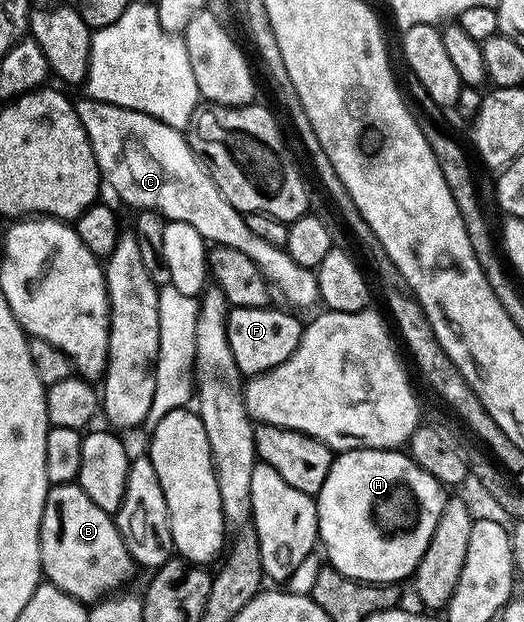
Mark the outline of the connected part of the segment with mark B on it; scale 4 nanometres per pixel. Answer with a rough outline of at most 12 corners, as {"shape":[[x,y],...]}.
{"shape":[[50,485],[44,581],[86,604],[135,571],[114,515]]}

